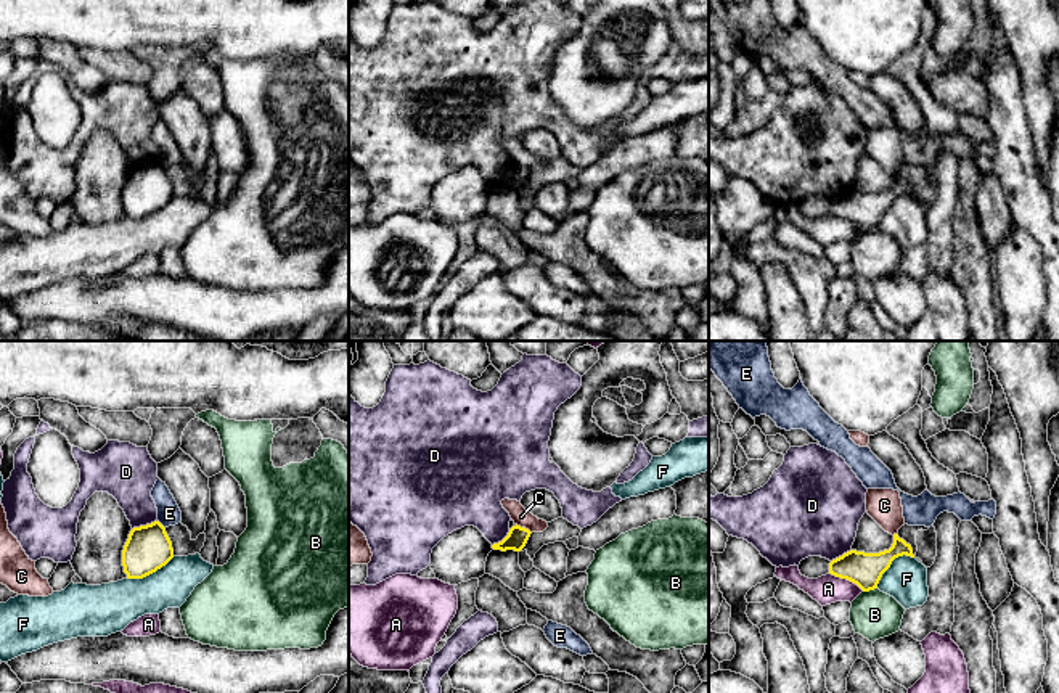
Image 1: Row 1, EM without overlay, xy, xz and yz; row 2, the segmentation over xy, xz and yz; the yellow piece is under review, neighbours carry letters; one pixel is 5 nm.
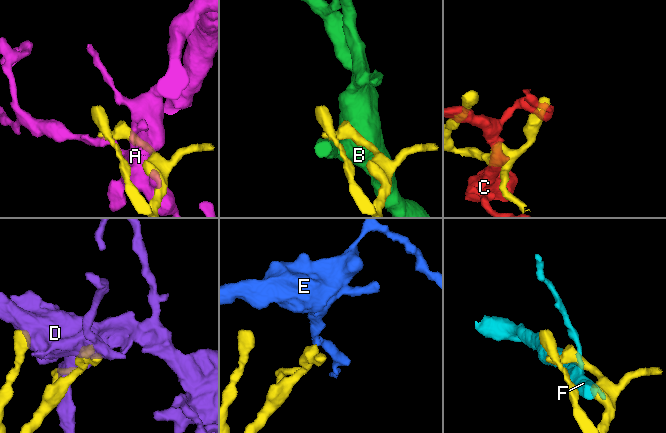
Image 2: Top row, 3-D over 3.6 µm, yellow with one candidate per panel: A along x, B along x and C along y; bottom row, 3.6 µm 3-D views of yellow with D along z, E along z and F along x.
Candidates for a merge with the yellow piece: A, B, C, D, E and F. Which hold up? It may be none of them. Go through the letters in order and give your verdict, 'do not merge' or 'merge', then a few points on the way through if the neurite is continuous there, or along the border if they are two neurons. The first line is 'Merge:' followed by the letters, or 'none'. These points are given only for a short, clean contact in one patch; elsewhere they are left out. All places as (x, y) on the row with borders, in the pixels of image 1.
Merge: none
A: do not merge
B: do not merge | along yz (876, 587), (863, 592)
C: do not merge
D: do not merge
E: do not merge | along xy (158, 520), (164, 528)
F: do not merge

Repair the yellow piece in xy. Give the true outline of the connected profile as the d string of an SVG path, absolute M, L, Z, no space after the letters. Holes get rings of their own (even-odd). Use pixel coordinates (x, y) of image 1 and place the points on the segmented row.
M159 521L133 527L122 550L127 579L143 579L166 566L172 558L172 542Z

